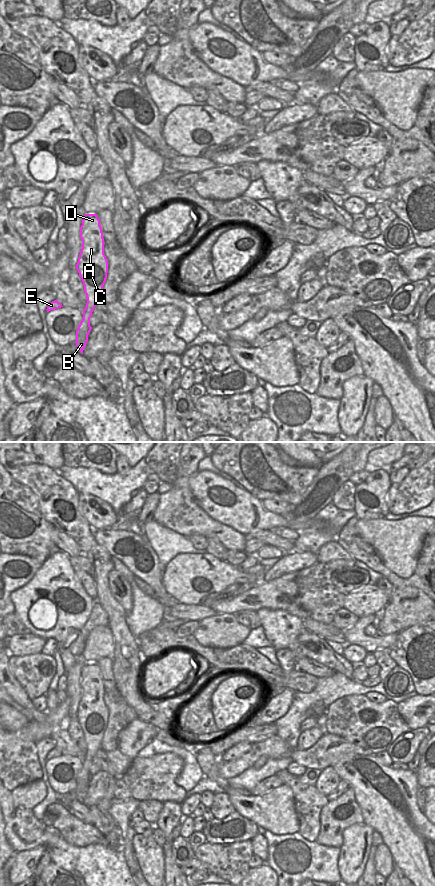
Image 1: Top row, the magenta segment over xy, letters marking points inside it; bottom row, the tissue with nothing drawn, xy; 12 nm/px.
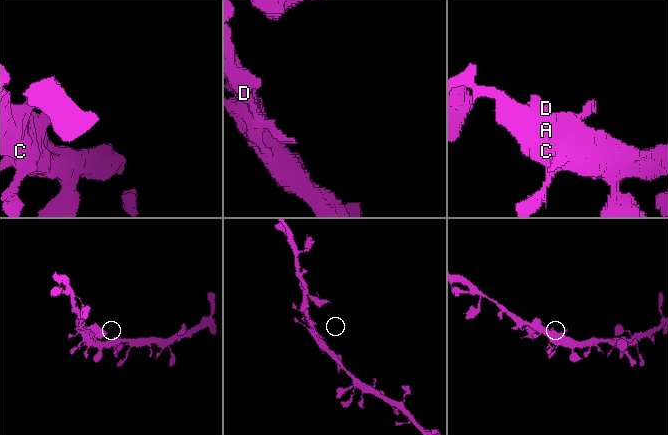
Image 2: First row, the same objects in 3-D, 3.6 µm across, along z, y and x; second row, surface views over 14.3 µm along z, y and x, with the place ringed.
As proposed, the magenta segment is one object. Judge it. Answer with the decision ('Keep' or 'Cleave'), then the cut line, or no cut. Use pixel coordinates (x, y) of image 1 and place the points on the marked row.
Keep. No split.

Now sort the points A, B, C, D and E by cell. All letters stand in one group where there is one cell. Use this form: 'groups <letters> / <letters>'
groups A B C D E

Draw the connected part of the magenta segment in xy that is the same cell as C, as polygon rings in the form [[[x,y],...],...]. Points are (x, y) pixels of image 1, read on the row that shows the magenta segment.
[[[85,214],[80,227],[82,249],[76,269],[83,282],[87,303],[83,319],[76,330],[76,346],[83,354],[92,329],[90,318],[95,306],[102,300],[102,290],[107,279],[108,260],[104,254],[104,238],[100,220],[96,214]]]

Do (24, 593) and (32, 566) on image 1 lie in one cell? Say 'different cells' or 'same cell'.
different cells

